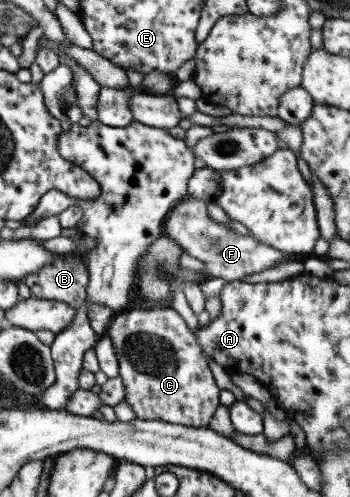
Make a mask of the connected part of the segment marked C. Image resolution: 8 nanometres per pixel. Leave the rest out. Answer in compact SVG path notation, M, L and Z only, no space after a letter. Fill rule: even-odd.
M133 307L118 312L107 334L119 359L119 375L125 387L124 400L138 419L193 428L208 426L220 405L220 389L202 346L173 307Z

